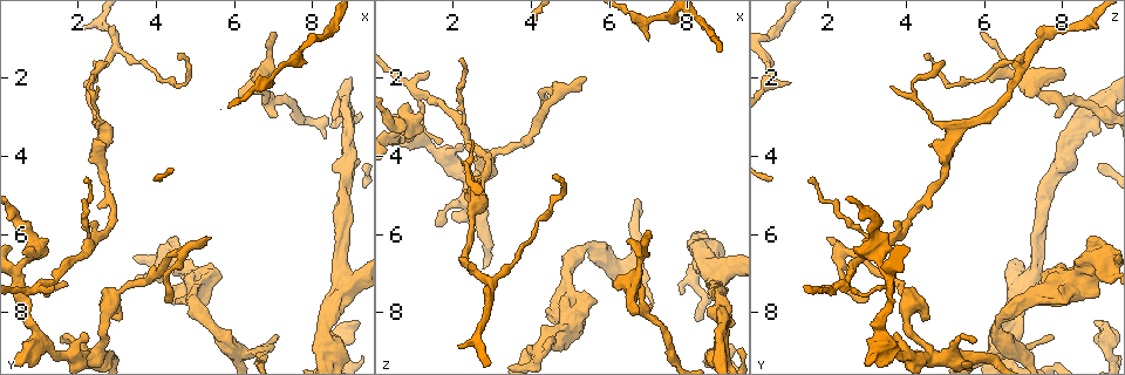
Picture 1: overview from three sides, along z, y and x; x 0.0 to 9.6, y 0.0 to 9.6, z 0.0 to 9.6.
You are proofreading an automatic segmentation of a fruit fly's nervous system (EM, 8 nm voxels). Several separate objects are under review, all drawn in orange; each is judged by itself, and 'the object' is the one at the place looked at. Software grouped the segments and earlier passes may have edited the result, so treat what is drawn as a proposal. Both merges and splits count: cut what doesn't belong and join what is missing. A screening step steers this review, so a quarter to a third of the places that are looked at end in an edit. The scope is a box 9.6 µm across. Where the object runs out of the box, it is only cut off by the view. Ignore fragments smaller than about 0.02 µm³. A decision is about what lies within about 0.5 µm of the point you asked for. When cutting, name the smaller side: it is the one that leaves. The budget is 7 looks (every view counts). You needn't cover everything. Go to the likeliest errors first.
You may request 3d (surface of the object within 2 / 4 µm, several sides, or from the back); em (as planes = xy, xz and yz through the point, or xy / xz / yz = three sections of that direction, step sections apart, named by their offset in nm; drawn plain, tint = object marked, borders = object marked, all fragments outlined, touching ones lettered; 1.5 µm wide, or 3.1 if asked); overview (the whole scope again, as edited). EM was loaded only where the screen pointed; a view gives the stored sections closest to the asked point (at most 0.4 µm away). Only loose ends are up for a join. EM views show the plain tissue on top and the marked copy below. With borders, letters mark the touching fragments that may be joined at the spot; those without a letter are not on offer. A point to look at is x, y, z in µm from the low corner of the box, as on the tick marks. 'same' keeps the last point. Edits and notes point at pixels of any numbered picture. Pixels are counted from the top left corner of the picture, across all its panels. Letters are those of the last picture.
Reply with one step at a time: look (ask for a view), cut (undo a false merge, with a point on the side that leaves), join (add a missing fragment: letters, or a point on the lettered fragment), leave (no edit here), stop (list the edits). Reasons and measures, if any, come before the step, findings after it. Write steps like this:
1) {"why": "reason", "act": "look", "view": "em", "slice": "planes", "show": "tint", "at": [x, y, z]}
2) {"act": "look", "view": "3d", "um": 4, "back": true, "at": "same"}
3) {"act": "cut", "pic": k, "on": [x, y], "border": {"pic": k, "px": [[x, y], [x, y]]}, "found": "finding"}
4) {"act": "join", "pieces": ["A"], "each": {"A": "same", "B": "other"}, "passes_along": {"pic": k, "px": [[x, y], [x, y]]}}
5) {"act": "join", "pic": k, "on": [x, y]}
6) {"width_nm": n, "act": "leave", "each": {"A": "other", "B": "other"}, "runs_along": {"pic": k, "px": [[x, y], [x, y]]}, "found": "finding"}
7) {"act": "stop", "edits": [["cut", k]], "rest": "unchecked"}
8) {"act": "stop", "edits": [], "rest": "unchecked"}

{"why": "free end", "act": "look", "view": "em", "slice": "yz", "step": 4, "show": "borders", "at": [4.40, 7.75, 8.15]}

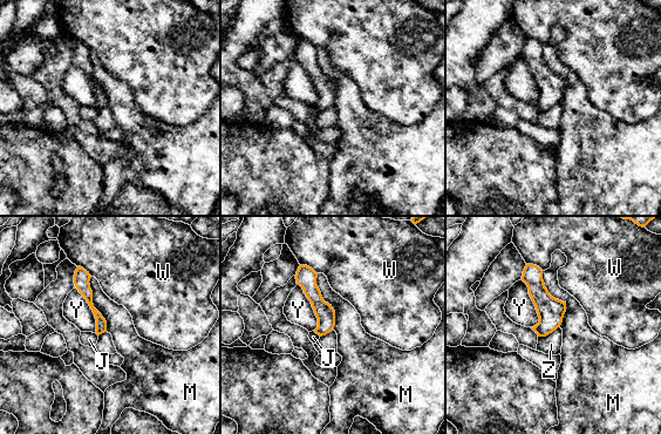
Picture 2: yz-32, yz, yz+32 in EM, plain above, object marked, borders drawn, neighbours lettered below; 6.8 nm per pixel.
{"act": "leave", "each": {"J": "other", "M": "other", "W": "other", "Y": "other", "Z": "other"}, "border": {"pic": 2, "px": [[542, 271], [565, 304], [560, 326]]}, "found": "no lettered fragment goes on from it"}

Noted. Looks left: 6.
{"why": "tapers out", "act": "look", "view": "em", "slice": "xz", "step": 8, "show": "borders", "at": [2.75, 1.55, 4.85]}

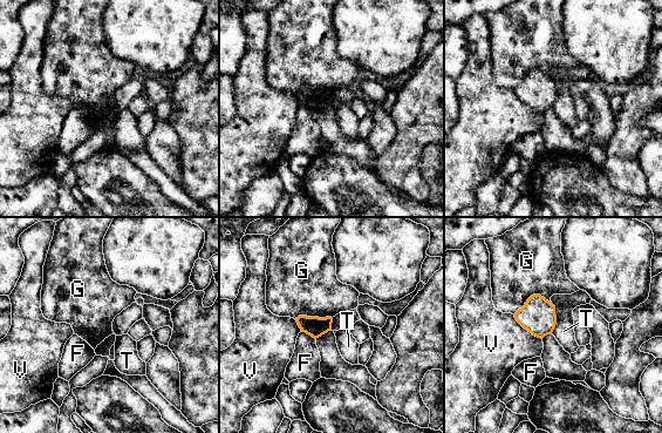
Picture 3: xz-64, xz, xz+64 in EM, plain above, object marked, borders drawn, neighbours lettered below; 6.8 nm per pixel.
{"width_nm": 140, "act": "leave", "each": {"F": "other", "G": "other", "T": "other", "V": "other"}, "border": {"pic": 3, "px": [[552, 304], [532, 295], [513, 313]]}, "found": "no lettered fragment goes on from it"}

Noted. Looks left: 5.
{"why": "branch stops here", "act": "look", "view": "3d", "um": 4, "at": [6.15, 2.55, 7.25]}

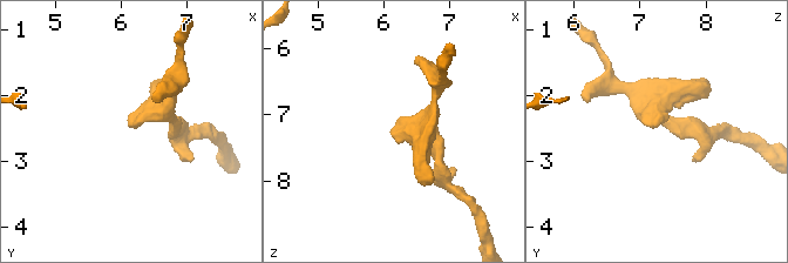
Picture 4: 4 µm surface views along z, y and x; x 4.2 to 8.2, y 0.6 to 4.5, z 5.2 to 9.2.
{"why": "need the tissue", "act": "look", "view": "em", "slice": "xz", "step": 8, "show": "borders", "at": [6.10, 2.50, 7.25]}

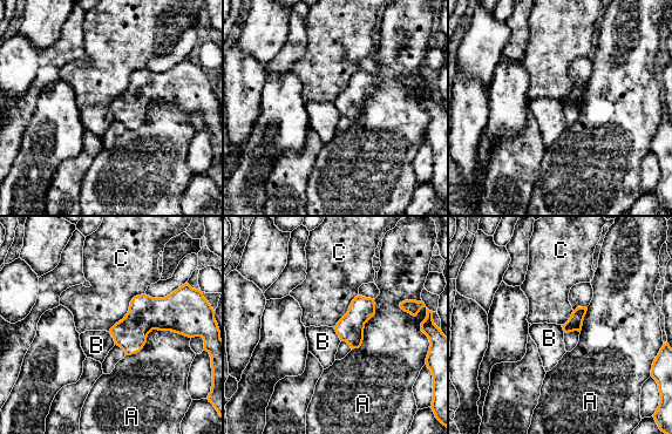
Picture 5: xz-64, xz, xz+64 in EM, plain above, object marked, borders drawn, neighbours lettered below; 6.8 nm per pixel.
{"act": "leave", "each": {"A": "other", "B": "other", "C": "other"}, "border": {"pic": 5, "px": [[333, 327], [341, 340]]}, "found": "none of them fits"}

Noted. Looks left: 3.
{"act": "stop", "edits": [], "rest": "unchecked"}

